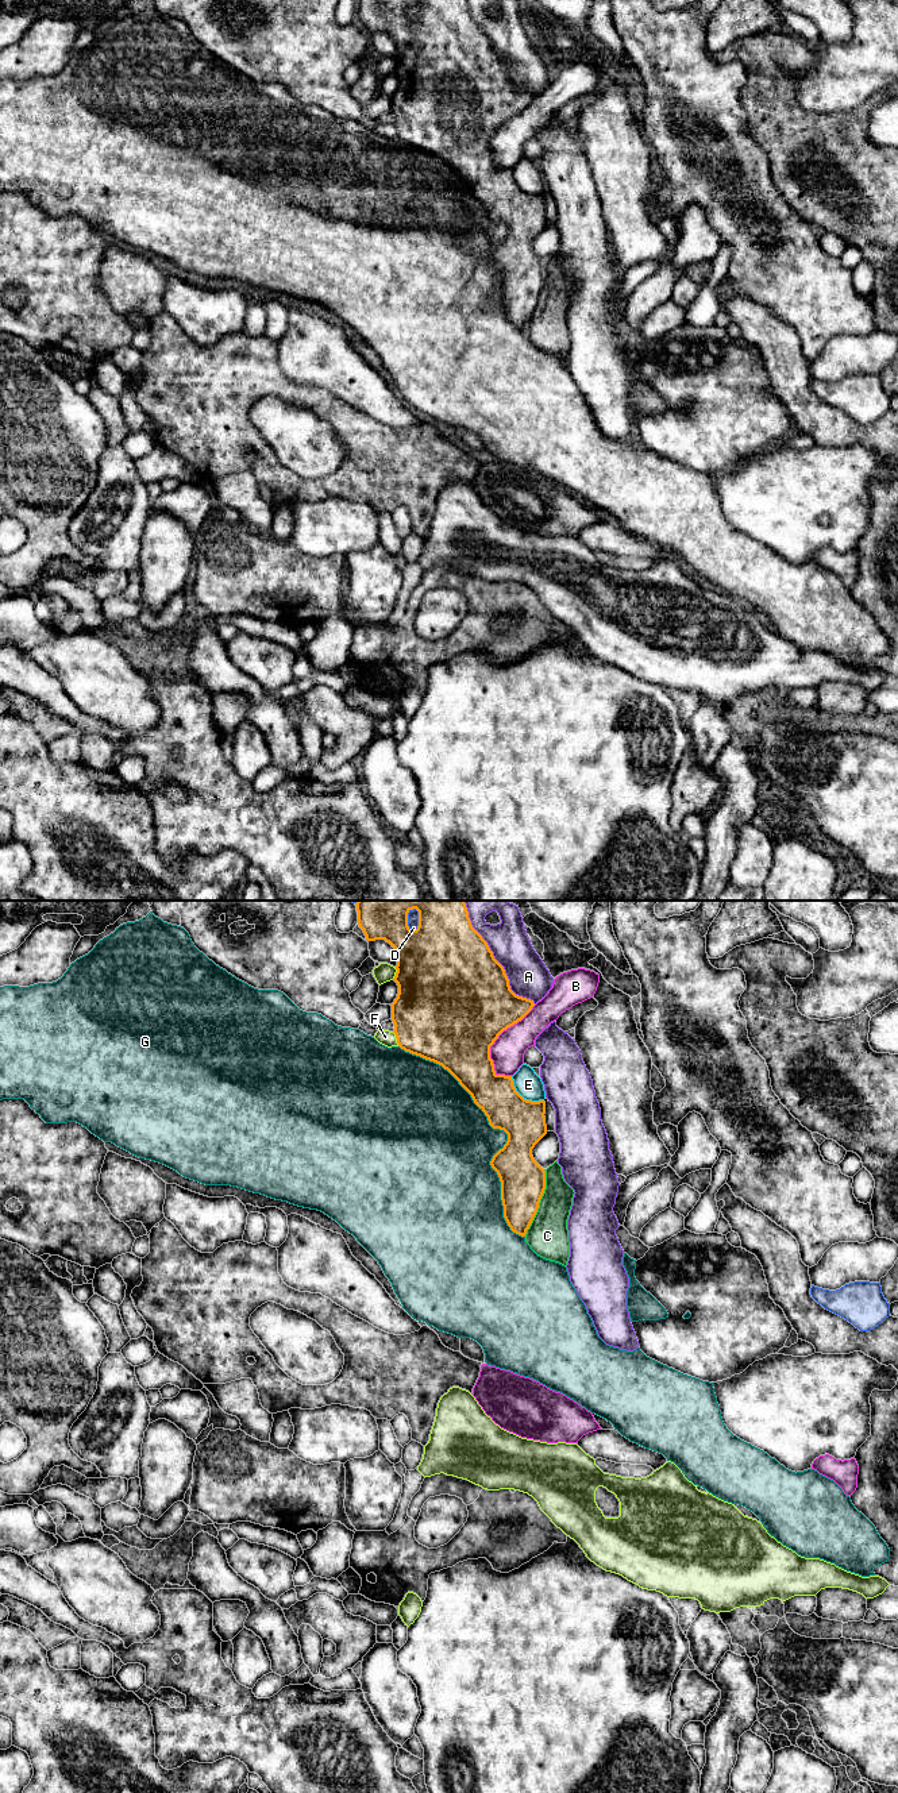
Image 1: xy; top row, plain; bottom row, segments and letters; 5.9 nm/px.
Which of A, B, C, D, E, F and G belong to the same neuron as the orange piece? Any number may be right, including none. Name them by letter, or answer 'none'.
none

